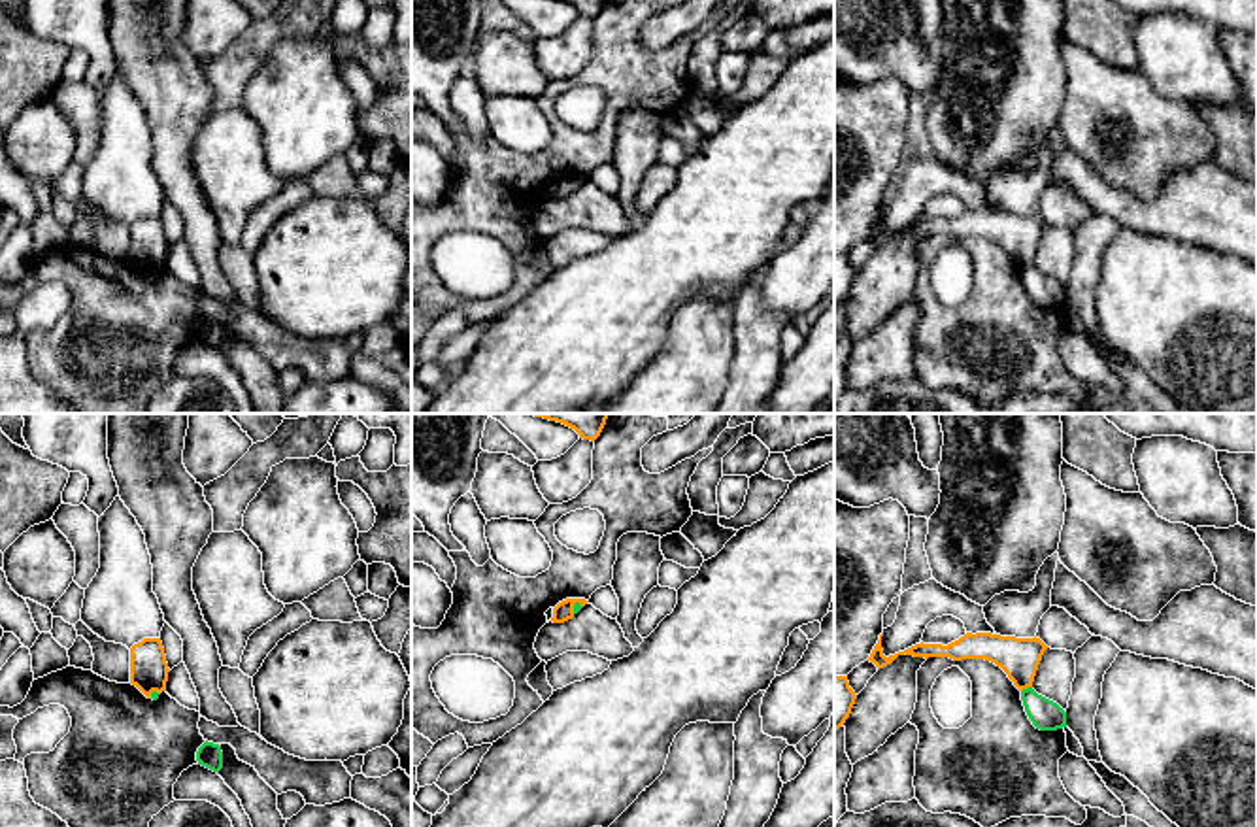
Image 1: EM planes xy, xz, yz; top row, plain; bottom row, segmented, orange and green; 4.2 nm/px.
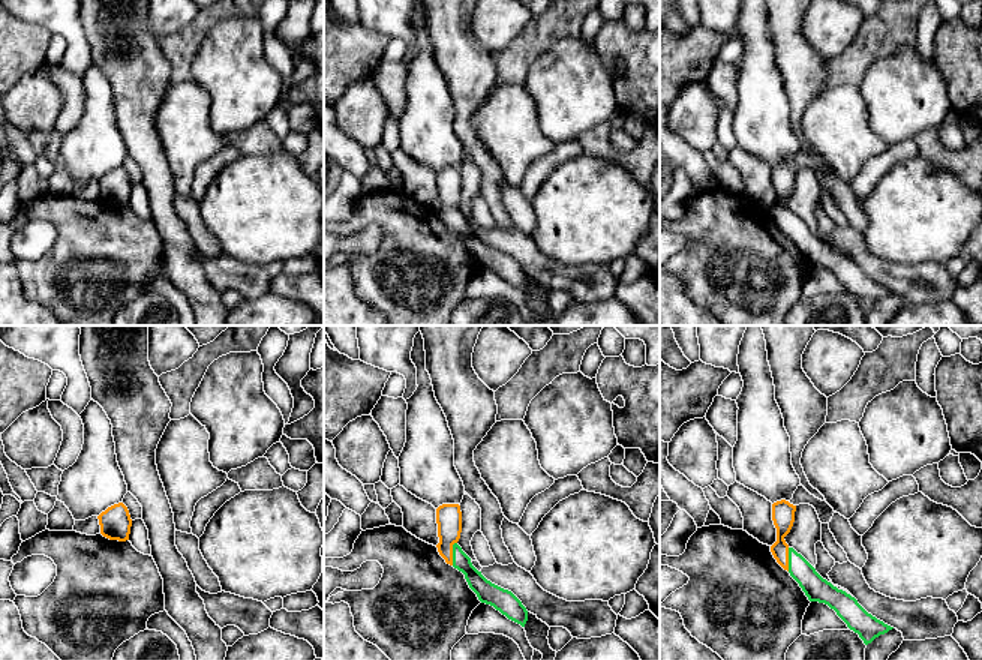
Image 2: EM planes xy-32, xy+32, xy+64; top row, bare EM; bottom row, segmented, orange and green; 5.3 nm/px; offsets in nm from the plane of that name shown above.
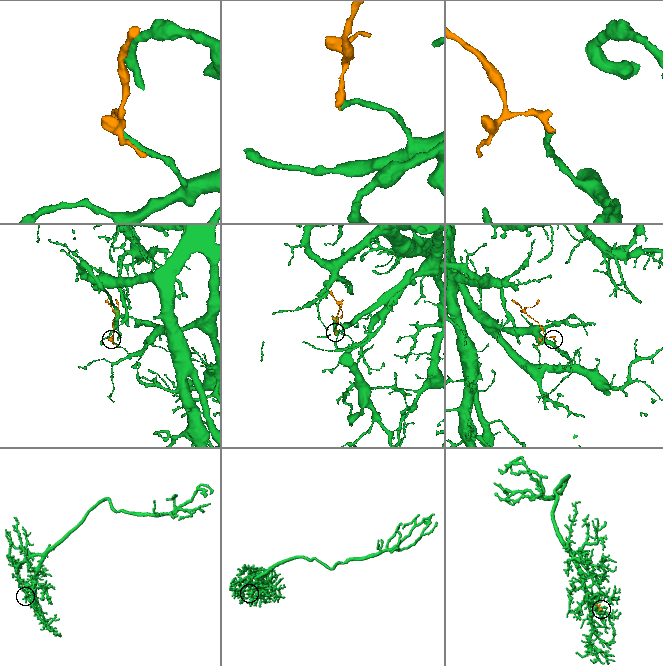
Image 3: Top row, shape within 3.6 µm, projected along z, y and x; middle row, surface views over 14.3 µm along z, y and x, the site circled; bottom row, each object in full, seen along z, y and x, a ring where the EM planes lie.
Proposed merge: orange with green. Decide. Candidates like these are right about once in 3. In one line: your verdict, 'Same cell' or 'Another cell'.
Same cell

